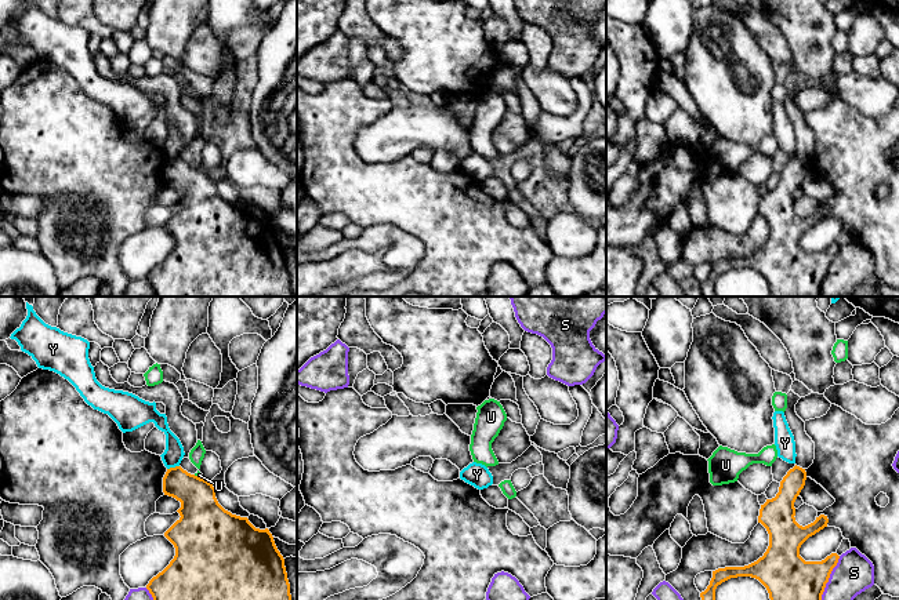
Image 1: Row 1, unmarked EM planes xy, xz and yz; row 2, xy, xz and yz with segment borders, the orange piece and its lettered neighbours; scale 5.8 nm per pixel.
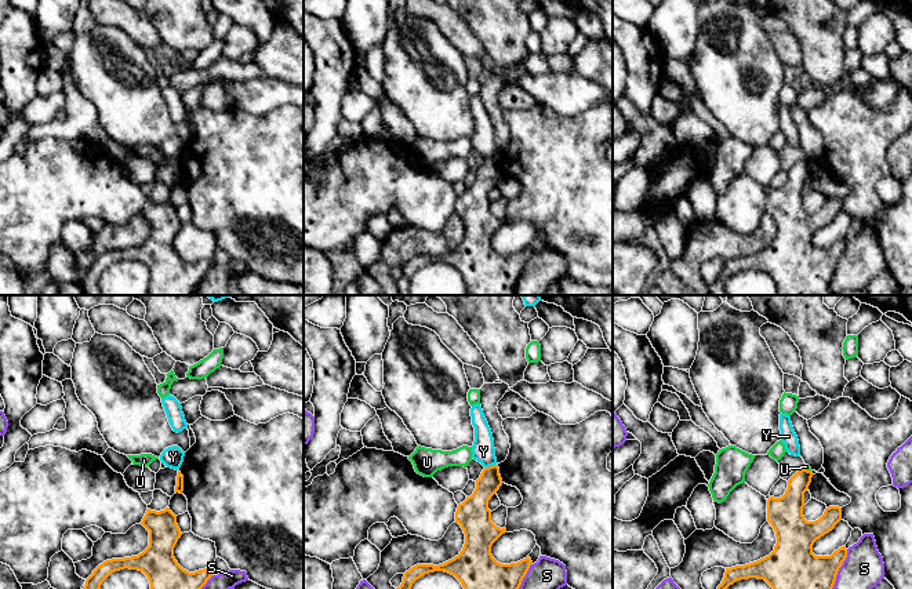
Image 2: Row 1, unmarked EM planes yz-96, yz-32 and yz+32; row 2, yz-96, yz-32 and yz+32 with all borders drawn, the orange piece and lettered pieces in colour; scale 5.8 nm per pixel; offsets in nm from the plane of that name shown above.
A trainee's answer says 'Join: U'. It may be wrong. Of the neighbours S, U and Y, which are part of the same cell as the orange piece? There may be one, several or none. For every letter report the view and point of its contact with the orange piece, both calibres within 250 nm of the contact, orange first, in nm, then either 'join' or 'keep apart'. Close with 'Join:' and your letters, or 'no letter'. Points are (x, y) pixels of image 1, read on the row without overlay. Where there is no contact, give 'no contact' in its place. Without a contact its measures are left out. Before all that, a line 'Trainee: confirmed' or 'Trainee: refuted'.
Trainee: refuted
S: yz (827, 272) | 320/220 nm | keep apart
U: xy (199, 168) | 280/30 nm | keep apart
Y: xy (173, 159) | 220/120 nm | keep apart
Join: no letter

